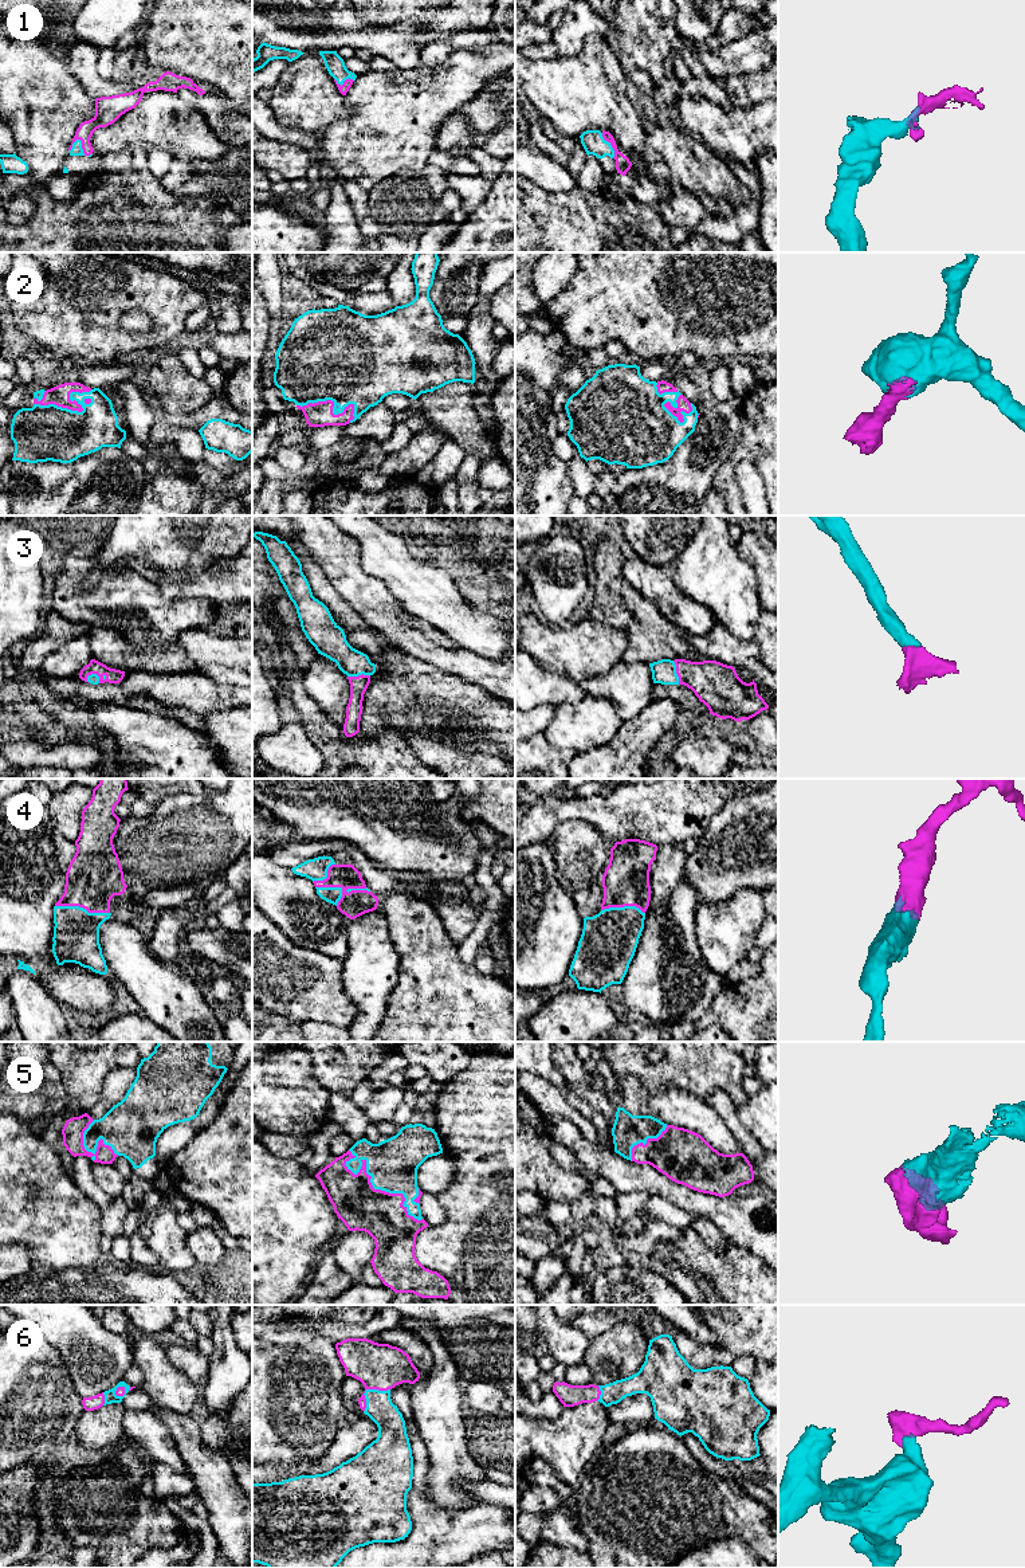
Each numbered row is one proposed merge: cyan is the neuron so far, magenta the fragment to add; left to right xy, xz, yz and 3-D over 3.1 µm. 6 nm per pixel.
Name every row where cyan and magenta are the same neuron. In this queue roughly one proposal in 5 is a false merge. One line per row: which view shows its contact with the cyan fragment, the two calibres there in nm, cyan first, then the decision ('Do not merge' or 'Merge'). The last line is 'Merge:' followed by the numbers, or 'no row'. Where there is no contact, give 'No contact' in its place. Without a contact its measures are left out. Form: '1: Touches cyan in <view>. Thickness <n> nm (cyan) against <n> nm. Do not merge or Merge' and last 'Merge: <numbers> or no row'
1: Touches cyan in xy. Thickness 70 nm (cyan) against 130 nm. Merge
2: Touches cyan in xy. Thickness 340 nm (cyan) against 120 nm. Merge
3: Touches cyan in yz. Thickness 140 nm (cyan) against 260 nm. Merge
4: Touches cyan in xy. Thickness 280 nm (cyan) against 320 nm. Merge
5: Touches cyan in xz. Thickness 300 nm (cyan) against 280 nm. Merge
6: Touches cyan in xz. Thickness 160 nm (cyan) against 280 nm. Merge
Merge: 1, 2, 3, 4, 5, 6

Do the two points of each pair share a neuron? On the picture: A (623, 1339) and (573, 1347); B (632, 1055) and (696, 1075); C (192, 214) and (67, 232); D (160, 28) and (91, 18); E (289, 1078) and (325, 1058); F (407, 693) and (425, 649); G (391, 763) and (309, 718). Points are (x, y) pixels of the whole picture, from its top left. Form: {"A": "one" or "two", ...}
{"A": "two", "B": "one", "C": "one", "D": "two", "E": "two", "F": "two", "G": "one"}

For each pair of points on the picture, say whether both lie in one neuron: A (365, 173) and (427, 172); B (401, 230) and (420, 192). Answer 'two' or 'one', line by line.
A: two
B: one

